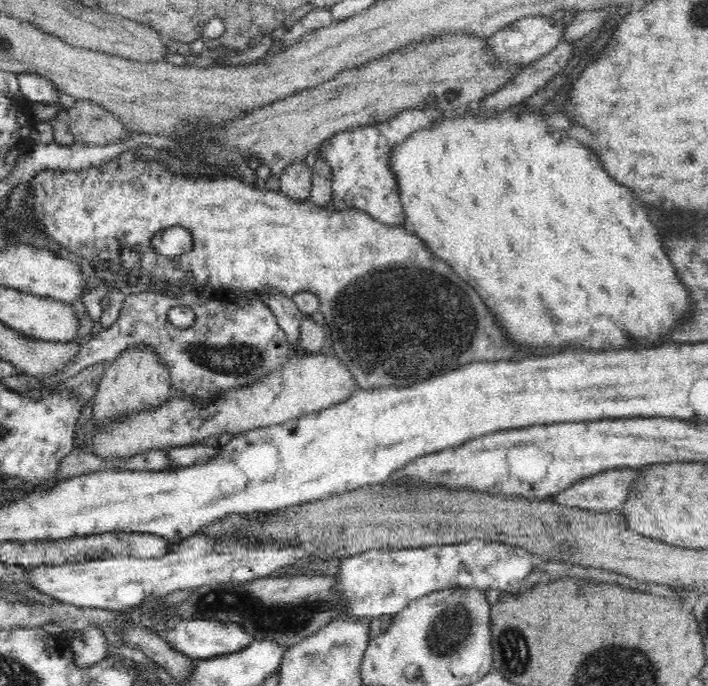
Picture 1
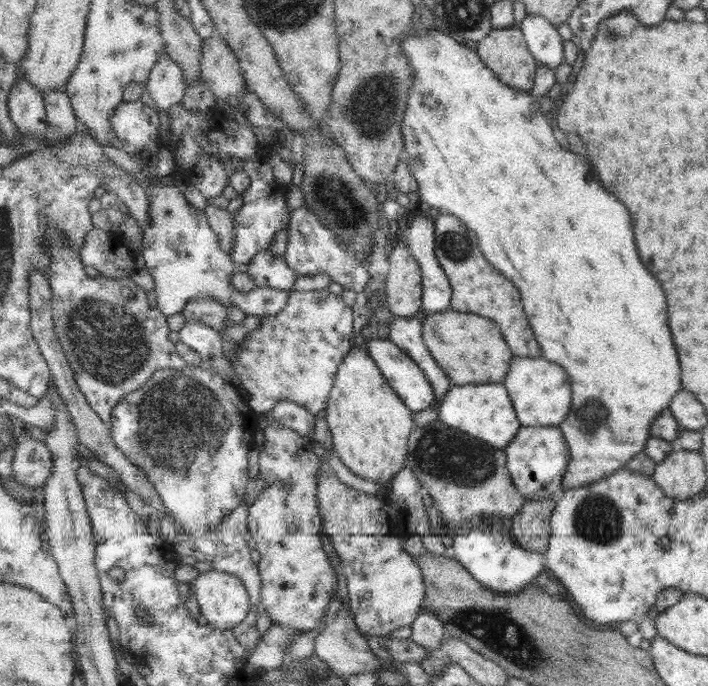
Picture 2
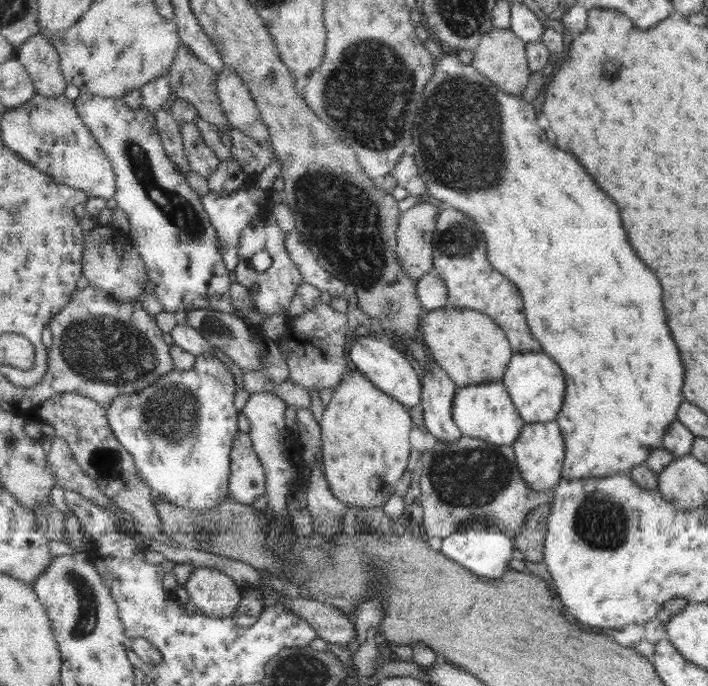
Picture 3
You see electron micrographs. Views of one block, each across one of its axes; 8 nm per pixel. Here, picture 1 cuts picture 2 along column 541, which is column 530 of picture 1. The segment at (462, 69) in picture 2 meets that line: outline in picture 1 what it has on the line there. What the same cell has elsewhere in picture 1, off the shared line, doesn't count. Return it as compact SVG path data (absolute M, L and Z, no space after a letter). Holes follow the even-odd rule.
M522 103L513 105L502 111L497 109L492 112L494 116L490 116L490 118L482 118L482 116L478 118L480 112L473 112L473 110L466 113L465 111L445 112L443 116L440 116L440 120L438 120L436 124L412 132L406 140L402 141L402 144L398 144L396 148L392 148L392 152L390 152L389 155L390 169L392 169L392 174L396 180L396 186L399 188L399 199L405 214L403 225L408 232L422 238L424 243L428 244L430 252L433 252L436 256L444 260L444 262L452 264L454 272L458 272L458 276L460 276L462 280L466 280L468 284L472 284L472 288L476 288L476 292L482 296L482 300L486 302L488 308L496 315L500 324L504 326L506 334L508 334L514 342L520 342L522 346L534 346L534 348L536 348L536 346L540 346L540 344L548 344L548 346L576 344L576 348L582 348L582 350L608 350L608 348L610 348L610 350L612 350L612 348L614 348L614 350L620 350L620 348L628 348L628 346L624 346L624 344L628 344L628 340L632 340L632 338L642 340L642 346L640 346L640 348L644 348L644 346L660 346L660 344L662 344L662 336L666 336L666 334L676 326L676 322L684 316L684 312L686 312L686 308L688 308L688 292L686 292L686 288L678 282L678 276L676 276L676 272L674 272L674 268L672 268L672 262L670 262L670 258L668 258L668 254L666 254L666 250L662 248L662 242L660 242L660 238L658 238L658 230L650 224L650 220L648 220L648 216L646 216L644 210L634 208L634 192L632 192L630 188L622 186L622 184L616 184L616 182L608 176L608 172L602 168L602 164L600 164L596 152L592 152L590 148L582 146L578 140L570 138L568 132L566 132L564 128L554 128L554 130L552 130L552 128L546 124L544 114L540 114L540 108L530 112L530 110L524 110L521 104Z

